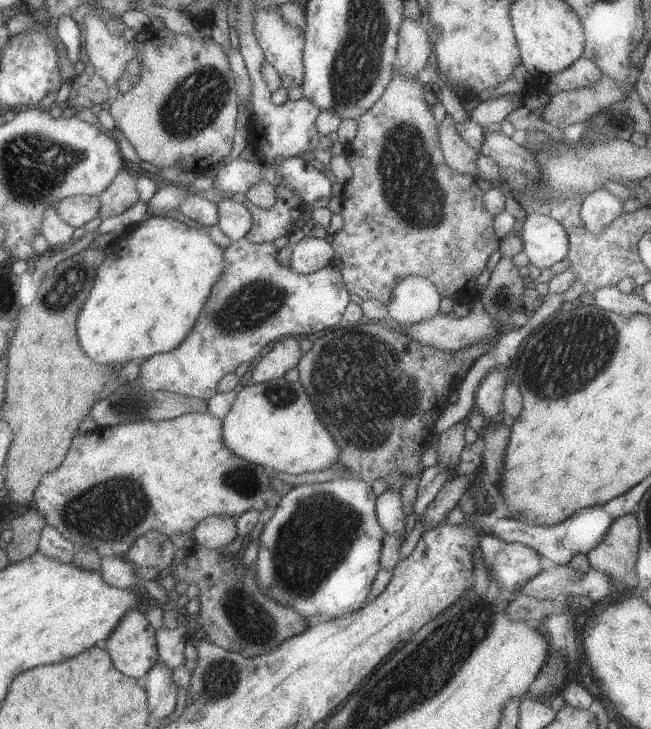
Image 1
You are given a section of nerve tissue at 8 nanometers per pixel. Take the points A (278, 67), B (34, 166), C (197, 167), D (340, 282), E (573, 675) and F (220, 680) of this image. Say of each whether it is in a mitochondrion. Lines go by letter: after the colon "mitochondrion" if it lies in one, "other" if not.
A: other
B: mitochondrion
C: other
D: other
E: other
F: mitochondrion

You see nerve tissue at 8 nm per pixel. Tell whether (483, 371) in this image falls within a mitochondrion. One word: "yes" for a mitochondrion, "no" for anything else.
no

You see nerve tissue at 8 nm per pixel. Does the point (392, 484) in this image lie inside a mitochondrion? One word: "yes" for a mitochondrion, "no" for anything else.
no

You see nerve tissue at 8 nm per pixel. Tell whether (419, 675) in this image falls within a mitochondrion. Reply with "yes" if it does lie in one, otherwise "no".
yes

